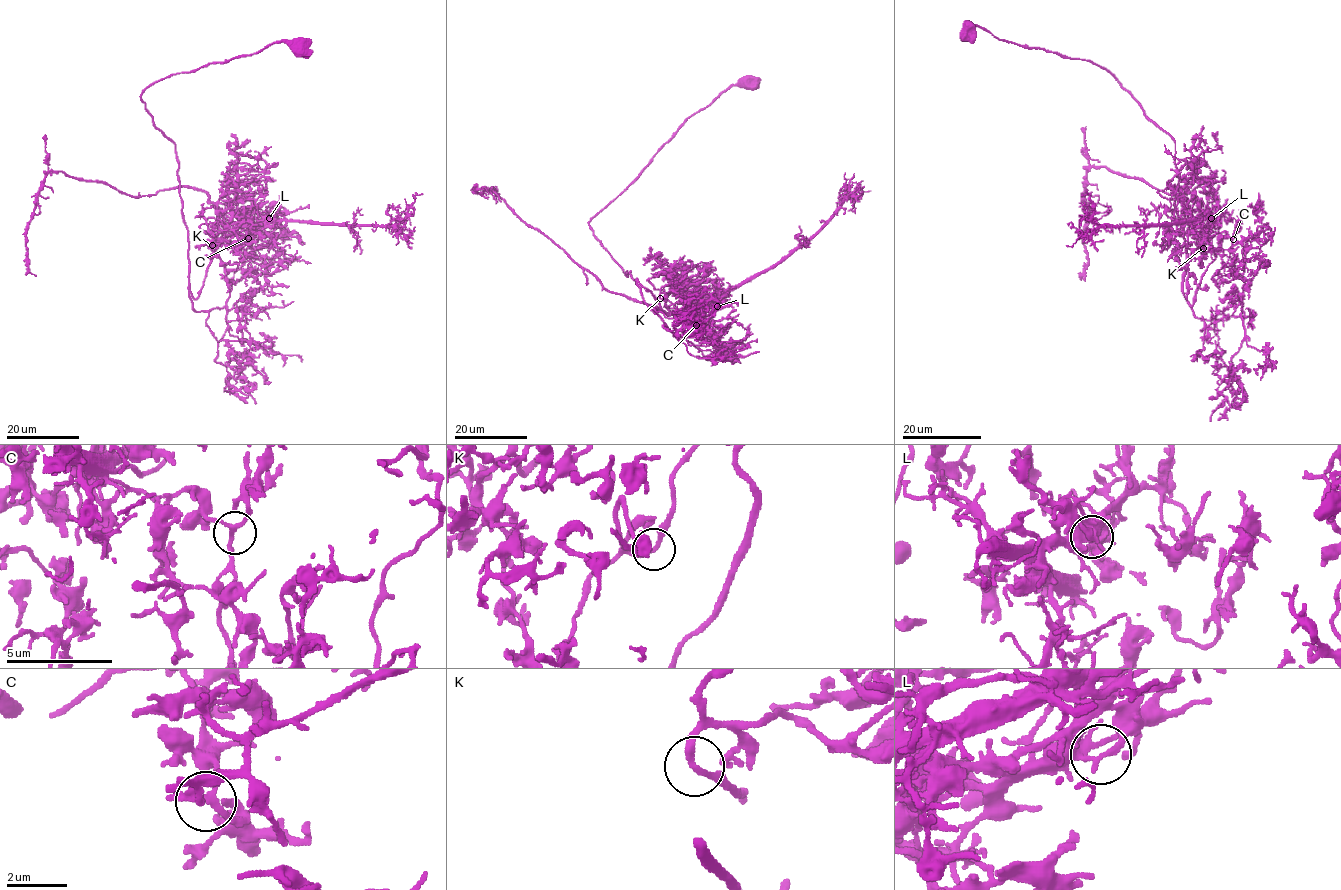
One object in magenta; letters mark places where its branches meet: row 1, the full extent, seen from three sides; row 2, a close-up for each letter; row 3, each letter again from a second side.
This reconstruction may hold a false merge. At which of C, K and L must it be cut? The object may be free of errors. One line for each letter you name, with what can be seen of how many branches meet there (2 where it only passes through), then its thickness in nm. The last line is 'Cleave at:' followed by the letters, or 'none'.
L: Branches: 2. Thickness 200 nm
Cleave at: L

